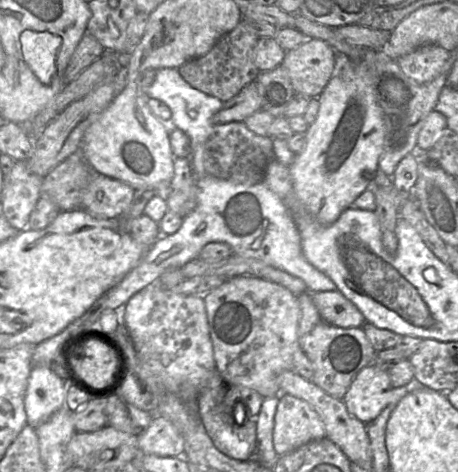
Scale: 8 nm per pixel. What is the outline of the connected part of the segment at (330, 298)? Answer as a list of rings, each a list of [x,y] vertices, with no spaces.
[[[338,290],[311,293],[311,298],[321,318],[331,325],[351,328],[366,322],[361,311]]]

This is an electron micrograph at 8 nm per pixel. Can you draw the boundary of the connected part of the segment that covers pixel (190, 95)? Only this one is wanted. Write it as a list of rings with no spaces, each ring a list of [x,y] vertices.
[[[162,68],[156,71],[155,81],[144,92],[148,98],[161,100],[169,106],[172,112],[171,125],[189,136],[193,154],[194,151],[201,149],[201,145],[205,145],[216,125],[213,121],[214,114],[222,108],[224,103],[216,97],[193,88],[176,68]]]

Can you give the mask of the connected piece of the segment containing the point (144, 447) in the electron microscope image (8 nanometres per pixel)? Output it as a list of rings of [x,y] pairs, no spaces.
[[[154,414],[148,428],[138,437],[140,455],[184,456],[184,442],[176,427],[165,417]]]

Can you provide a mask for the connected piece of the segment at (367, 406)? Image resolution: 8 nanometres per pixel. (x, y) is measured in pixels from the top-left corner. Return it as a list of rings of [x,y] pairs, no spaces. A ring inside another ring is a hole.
[[[370,363],[358,372],[342,400],[351,415],[368,424],[387,406],[392,389],[388,372]]]

